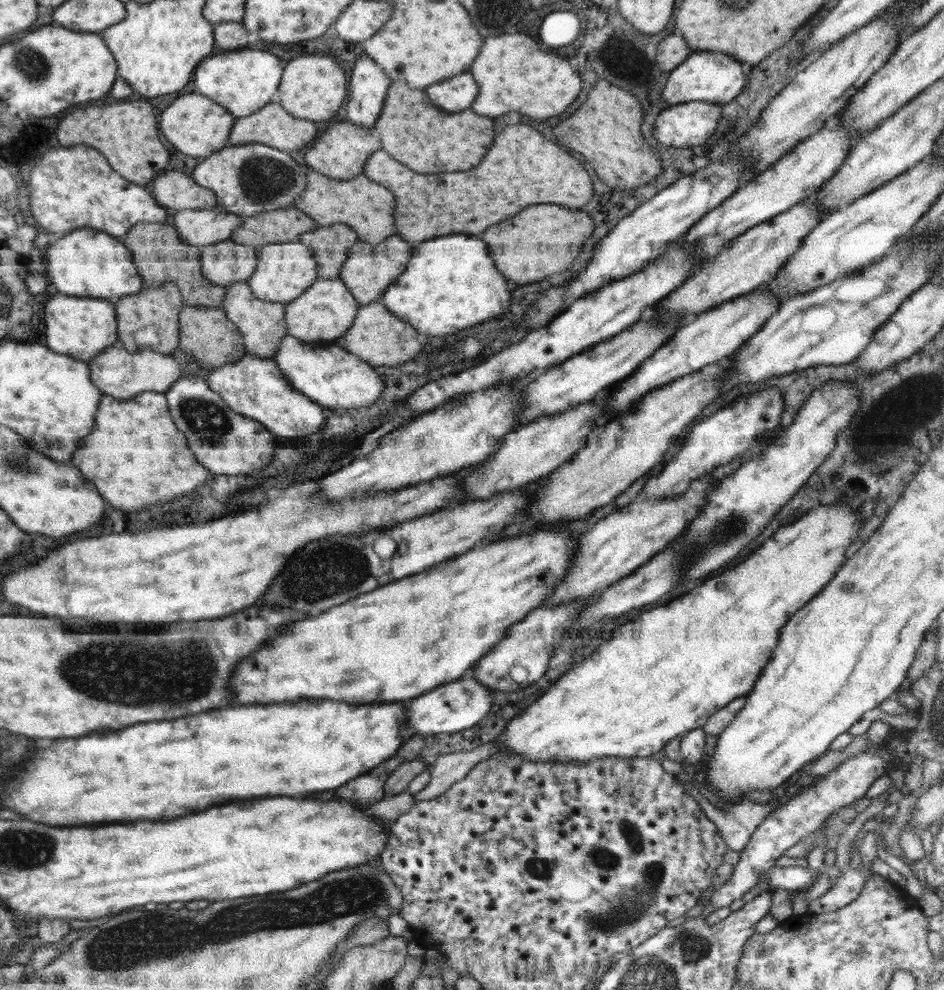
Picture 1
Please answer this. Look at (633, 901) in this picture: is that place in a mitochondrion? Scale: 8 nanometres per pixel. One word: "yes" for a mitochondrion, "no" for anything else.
yes

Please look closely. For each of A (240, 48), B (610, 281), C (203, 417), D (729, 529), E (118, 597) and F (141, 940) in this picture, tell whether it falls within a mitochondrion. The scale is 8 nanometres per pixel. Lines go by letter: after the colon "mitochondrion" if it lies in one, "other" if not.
A: other
B: other
C: mitochondrion
D: mitochondrion
E: other
F: mitochondrion

